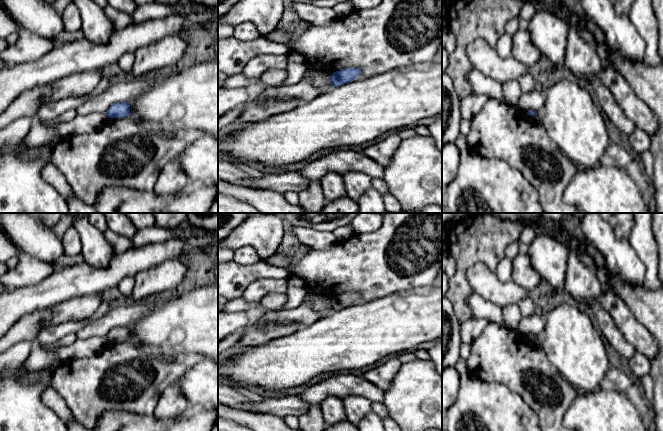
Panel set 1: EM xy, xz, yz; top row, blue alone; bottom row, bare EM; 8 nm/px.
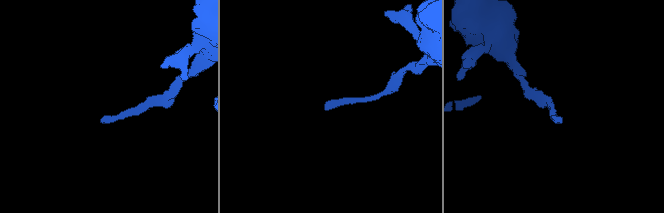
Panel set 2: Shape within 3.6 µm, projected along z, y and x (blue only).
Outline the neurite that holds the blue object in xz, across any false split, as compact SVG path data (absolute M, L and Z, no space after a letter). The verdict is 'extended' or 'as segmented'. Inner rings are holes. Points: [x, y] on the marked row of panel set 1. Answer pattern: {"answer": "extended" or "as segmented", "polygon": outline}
{"answer": "as segmented", "polygon": "M346 68L336 71L332 75L330 75L331 86L337 87L348 82L354 81L360 73L360 68Z"}

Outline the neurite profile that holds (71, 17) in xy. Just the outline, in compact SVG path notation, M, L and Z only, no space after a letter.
M70 3L61 14L64 30L68 32L77 32L81 29L81 15L78 8Z

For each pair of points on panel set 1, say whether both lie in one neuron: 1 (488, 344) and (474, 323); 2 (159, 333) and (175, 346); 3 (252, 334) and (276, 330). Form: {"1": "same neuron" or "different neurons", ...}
{"1": "different neurons", "2": "same neuron", "3": "same neuron"}

